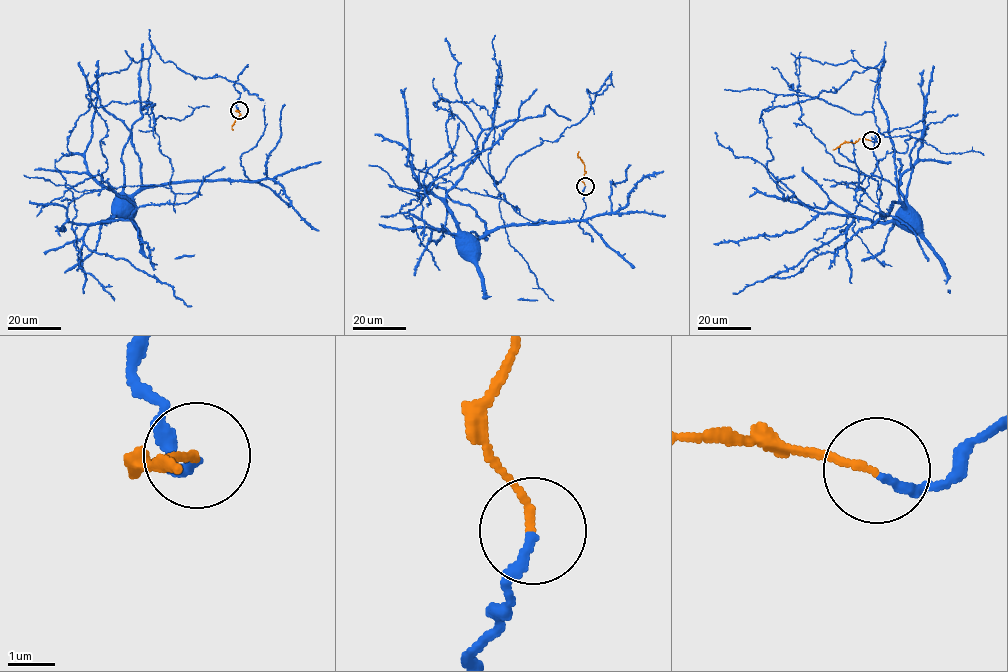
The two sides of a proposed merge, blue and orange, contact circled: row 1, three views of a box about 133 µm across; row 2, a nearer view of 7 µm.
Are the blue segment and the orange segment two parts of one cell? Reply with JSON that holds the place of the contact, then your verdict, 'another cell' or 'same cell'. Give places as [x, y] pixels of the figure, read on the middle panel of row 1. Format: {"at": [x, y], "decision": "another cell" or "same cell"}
{"at": [585, 186], "decision": "same cell"}

